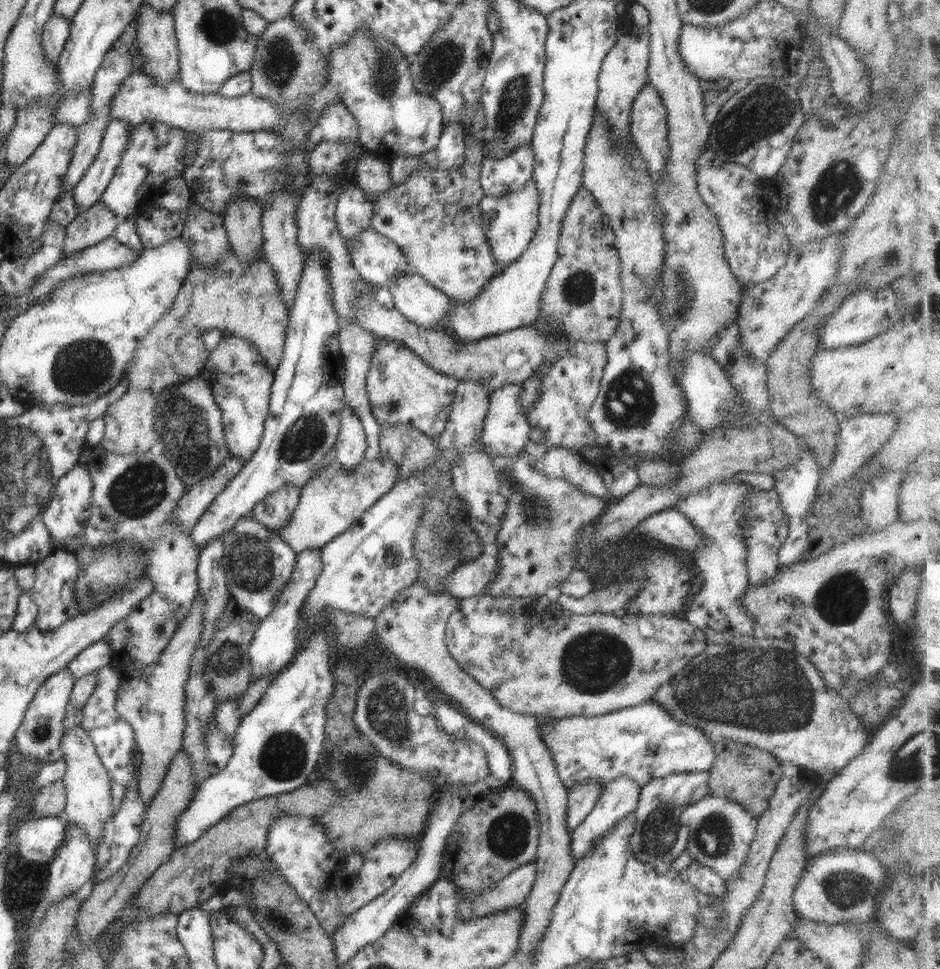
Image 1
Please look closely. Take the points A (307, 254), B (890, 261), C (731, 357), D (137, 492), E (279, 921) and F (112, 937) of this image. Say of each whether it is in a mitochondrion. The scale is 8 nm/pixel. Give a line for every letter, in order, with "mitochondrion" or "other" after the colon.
A: other
B: mitochondrion
C: mitochondrion
D: mitochondrion
E: mitochondrion
F: other

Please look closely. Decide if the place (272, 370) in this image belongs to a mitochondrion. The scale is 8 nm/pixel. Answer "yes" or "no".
no

